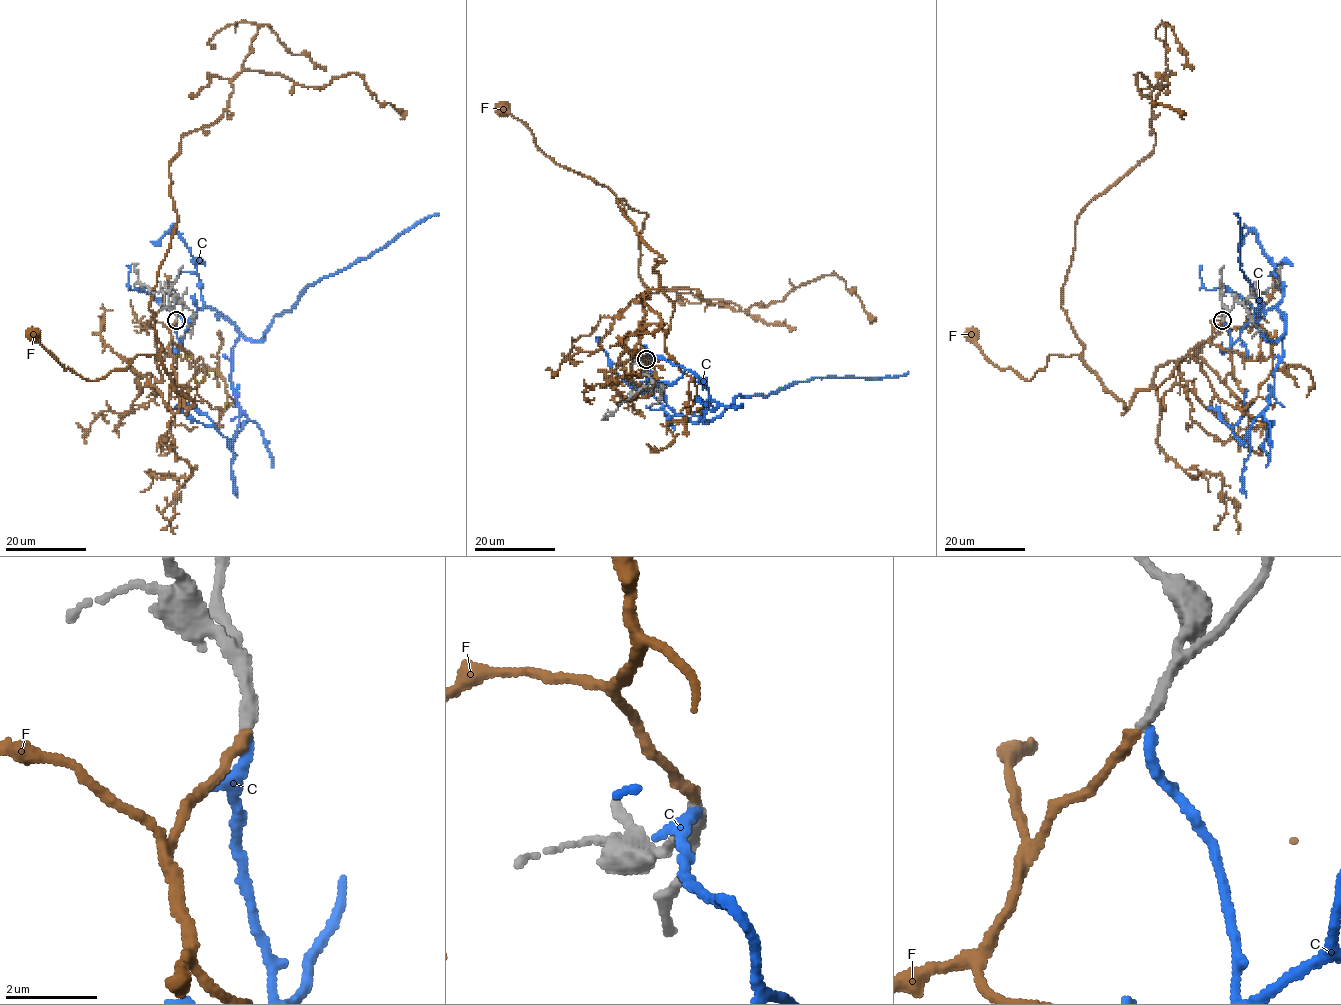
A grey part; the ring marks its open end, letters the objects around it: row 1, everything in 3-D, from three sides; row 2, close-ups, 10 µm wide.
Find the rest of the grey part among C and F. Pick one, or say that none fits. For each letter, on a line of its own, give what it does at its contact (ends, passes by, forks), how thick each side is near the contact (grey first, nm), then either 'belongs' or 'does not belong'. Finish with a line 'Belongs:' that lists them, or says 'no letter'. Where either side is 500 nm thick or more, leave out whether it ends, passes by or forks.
C: it ends; calibres 280 and 240 nm; does not belong
F: it ends; calibres 280 and 240 nm; belongs
Belongs: F

